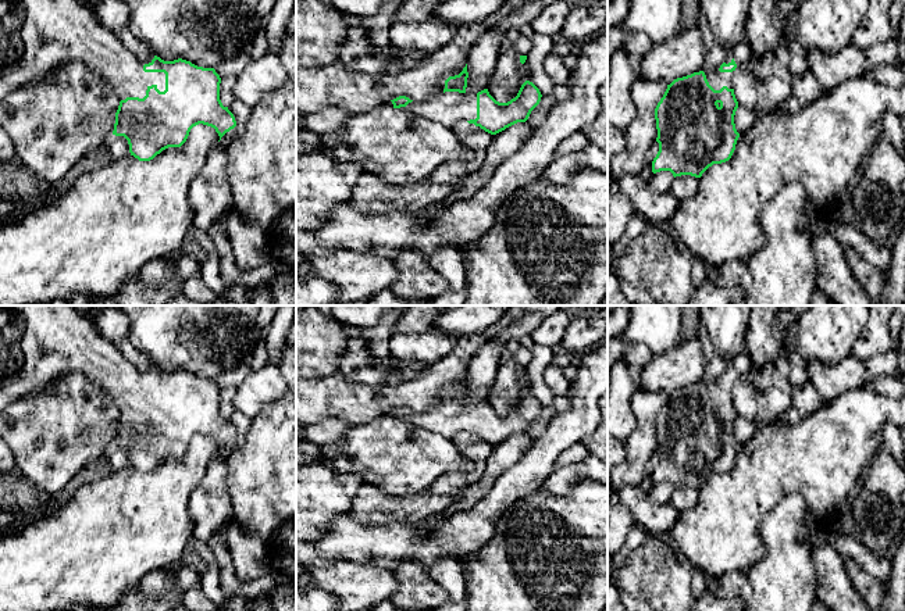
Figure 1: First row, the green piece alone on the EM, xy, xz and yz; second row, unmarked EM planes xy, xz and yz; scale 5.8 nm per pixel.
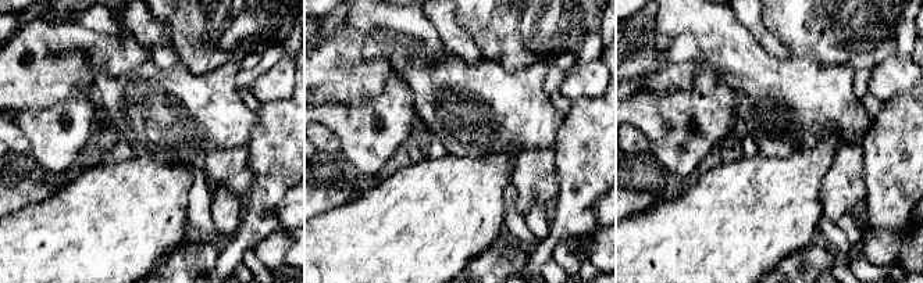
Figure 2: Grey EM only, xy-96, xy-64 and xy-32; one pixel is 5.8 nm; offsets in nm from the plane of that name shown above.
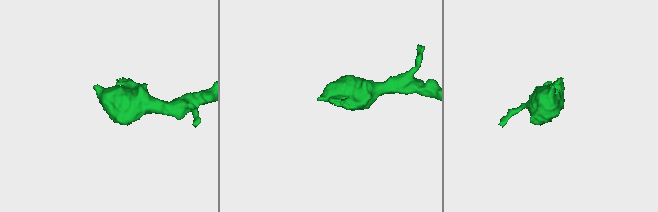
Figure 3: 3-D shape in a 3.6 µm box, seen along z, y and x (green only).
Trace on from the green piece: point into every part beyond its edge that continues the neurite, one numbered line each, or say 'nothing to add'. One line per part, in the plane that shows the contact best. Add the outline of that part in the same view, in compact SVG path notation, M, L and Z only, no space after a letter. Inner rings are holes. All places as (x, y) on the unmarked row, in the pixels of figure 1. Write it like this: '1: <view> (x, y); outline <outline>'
1: xy (57, 339); outline M8 306L17 315L19 315L24 322L24 333L19 342L22 351L21 367L7 378L3 386L0 386L0 411L3 411L11 403L22 399L31 390L39 387L43 383L58 378L63 374L79 372L88 379L99 385L111 401L118 407L118 411L125 411L127 408L146 407L149 397L156 396L160 403L165 401L165 385L164 383L145 383L143 376L152 374L156 365L150 369L138 369L132 362L129 362L124 354L108 342L100 332L100 329L93 324L93 321L83 314L78 312L71 306Z

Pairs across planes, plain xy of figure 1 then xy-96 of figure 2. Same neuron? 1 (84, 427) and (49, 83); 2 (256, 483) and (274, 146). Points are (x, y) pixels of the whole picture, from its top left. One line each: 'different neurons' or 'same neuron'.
1: different neurons
2: same neuron

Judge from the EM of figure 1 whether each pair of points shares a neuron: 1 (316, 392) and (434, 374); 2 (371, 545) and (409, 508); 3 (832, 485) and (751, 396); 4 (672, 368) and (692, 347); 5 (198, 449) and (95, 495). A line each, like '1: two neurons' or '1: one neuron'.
1: one neuron
2: two neurons
3: two neurons
4: one neuron
5: one neuron

